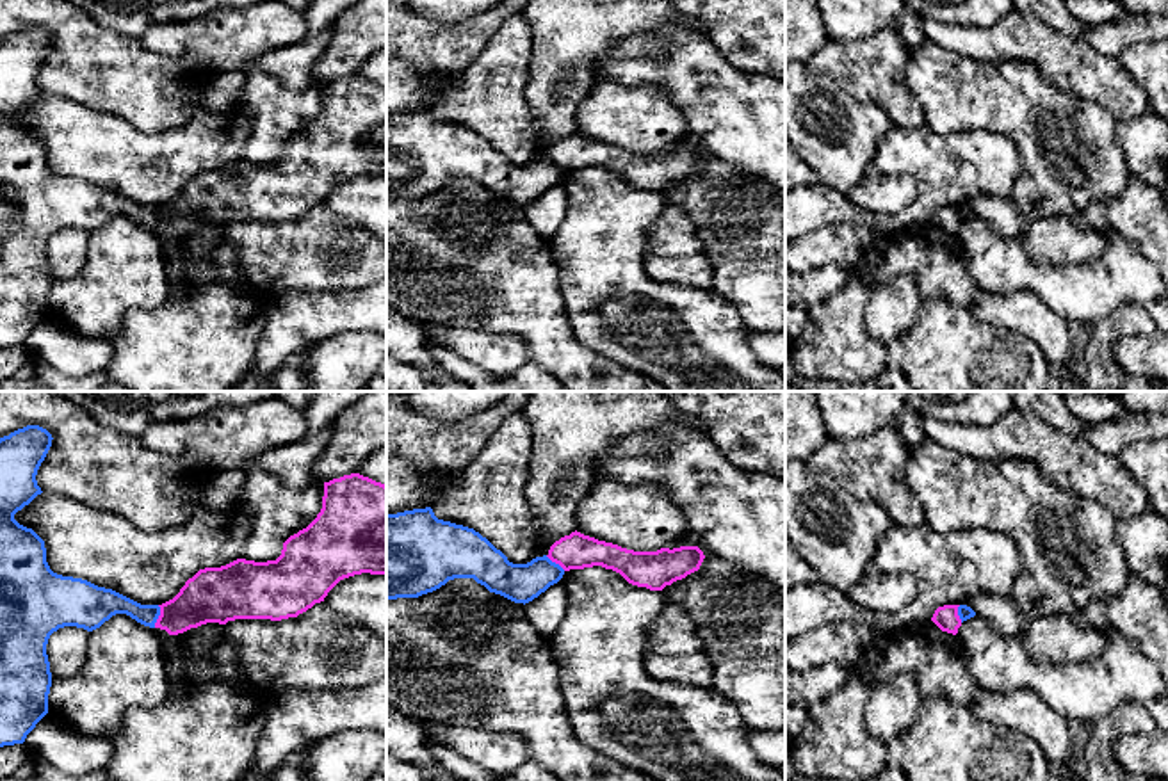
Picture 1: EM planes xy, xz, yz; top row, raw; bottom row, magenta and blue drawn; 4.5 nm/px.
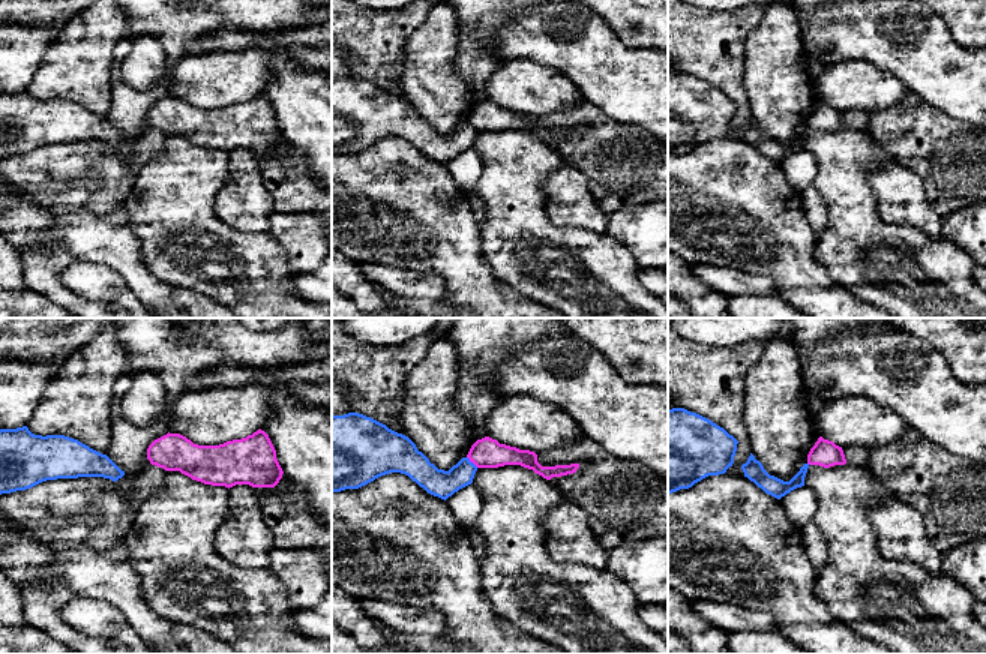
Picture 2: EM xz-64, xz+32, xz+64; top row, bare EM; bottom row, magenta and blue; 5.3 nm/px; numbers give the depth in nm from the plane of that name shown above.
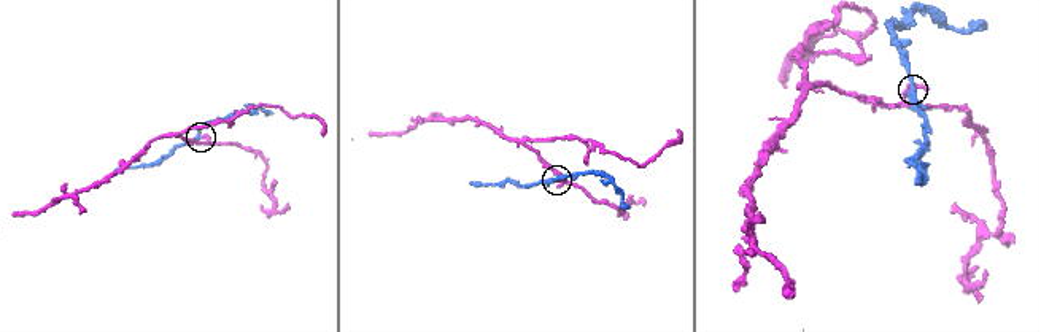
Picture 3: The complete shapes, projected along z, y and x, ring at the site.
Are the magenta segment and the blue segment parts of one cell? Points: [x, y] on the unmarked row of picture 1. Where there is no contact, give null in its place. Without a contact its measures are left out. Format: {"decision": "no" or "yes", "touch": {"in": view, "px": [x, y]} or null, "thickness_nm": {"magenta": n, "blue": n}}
{"decision": "no", "touch": {"in": "xy", "px": [159, 217]}, "thickness_nm": {"magenta": 240, "blue": 130}}

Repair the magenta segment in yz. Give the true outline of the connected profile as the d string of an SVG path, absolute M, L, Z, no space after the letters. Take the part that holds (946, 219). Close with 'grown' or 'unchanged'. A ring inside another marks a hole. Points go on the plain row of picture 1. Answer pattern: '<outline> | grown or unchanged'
M944 206L938 208L931 219L931 222L947 235L956 237L958 229L961 228L961 221L958 217L958 208L960 206Z | unchanged

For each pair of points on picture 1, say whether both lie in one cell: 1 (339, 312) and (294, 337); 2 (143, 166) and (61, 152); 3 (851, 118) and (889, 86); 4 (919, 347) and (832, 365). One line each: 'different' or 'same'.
1: same
2: same
3: different
4: different

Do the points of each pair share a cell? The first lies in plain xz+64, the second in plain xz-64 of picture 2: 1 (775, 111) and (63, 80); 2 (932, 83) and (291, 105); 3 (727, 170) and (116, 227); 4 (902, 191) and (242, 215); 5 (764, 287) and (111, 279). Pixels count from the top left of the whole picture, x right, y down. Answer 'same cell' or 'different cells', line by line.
1: same cell
2: same cell
3: same cell
4: same cell
5: same cell

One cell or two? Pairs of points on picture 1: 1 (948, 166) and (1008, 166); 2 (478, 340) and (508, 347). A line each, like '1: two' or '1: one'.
1: one
2: one

